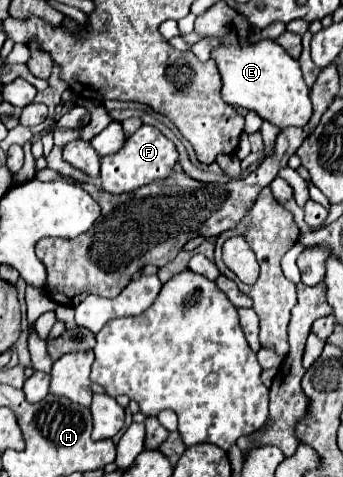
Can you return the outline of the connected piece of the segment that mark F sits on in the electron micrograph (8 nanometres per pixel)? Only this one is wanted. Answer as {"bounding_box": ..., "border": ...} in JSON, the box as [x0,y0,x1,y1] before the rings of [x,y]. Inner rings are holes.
{"bounding_box":[100,125,178,195],"border":[[[142,125],[136,133],[132,133],[124,141],[120,151],[116,151],[114,155],[104,155],[100,163],[102,163],[102,173],[100,173],[102,189],[112,195],[120,195],[120,193],[130,193],[146,183],[164,181],[178,163],[178,151],[174,143],[166,135],[162,135],[158,127]]]}

